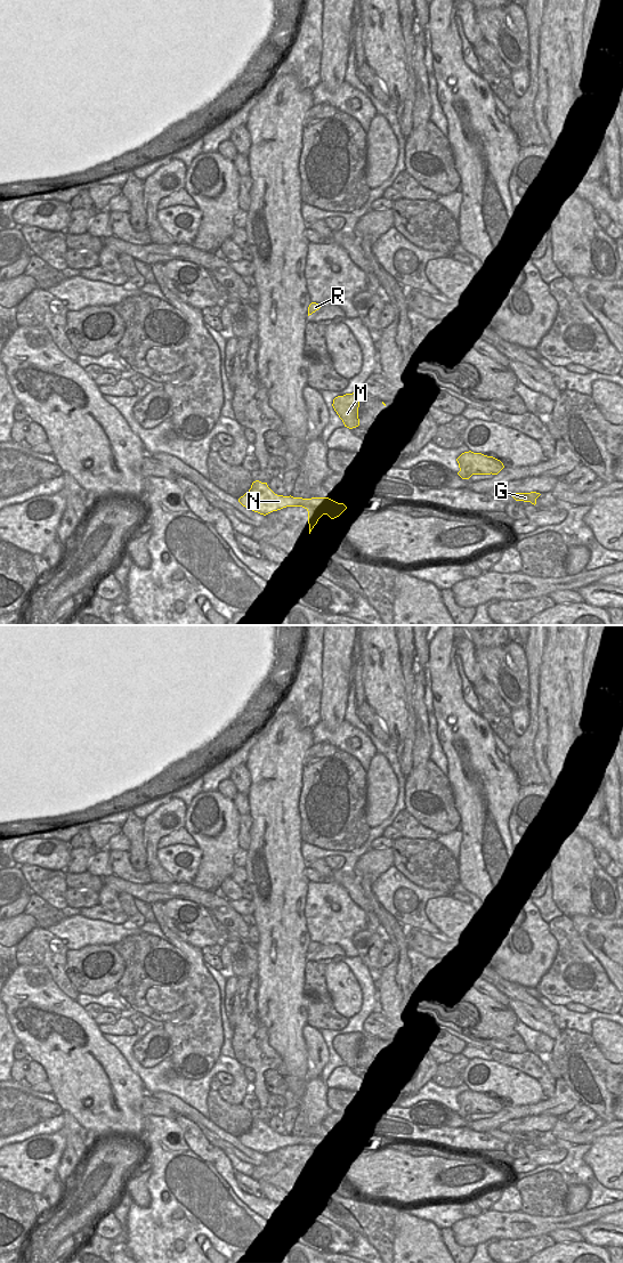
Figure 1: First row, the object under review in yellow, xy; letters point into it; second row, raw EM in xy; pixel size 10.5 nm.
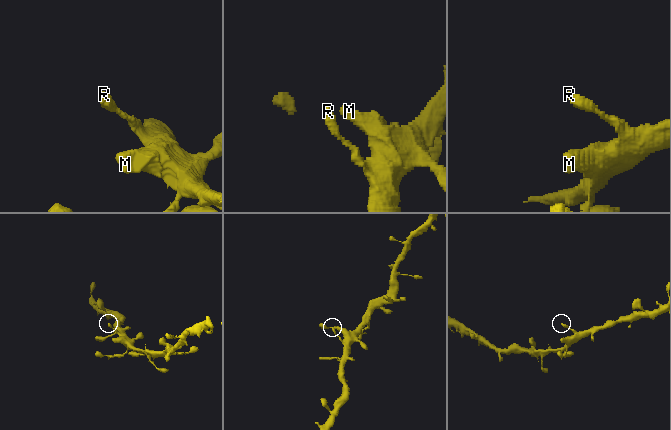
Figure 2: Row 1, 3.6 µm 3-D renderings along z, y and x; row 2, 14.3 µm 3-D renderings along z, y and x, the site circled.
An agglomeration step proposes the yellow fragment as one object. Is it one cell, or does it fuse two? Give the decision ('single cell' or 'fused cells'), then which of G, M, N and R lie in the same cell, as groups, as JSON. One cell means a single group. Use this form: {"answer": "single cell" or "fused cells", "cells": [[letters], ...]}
{"answer": "single cell", "cells": [["G", "M", "N", "R"]]}

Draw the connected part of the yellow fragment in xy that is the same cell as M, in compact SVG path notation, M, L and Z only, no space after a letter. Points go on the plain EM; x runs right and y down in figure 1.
M361 1031L346 1033L333 1038L333 1047L345 1066L353 1068L359 1064L358 1046L363 1036Z

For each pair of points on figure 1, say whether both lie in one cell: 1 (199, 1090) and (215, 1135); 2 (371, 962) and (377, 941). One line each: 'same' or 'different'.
1: different
2: same

